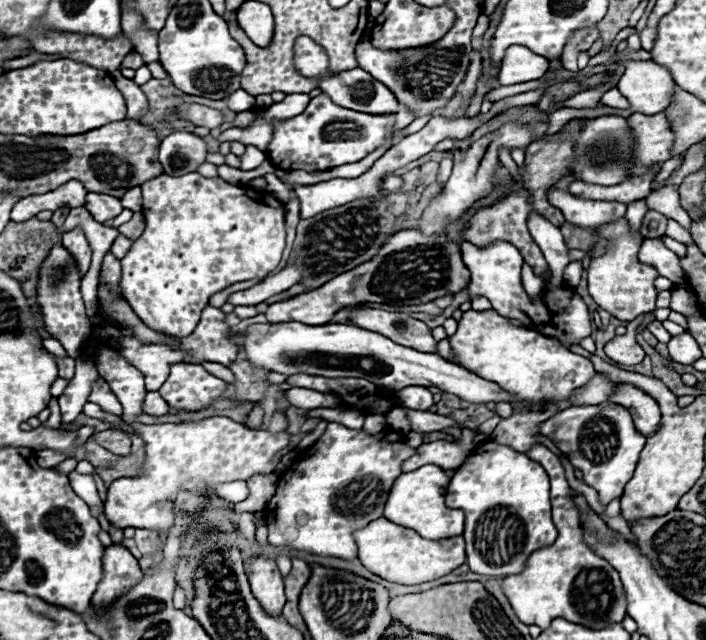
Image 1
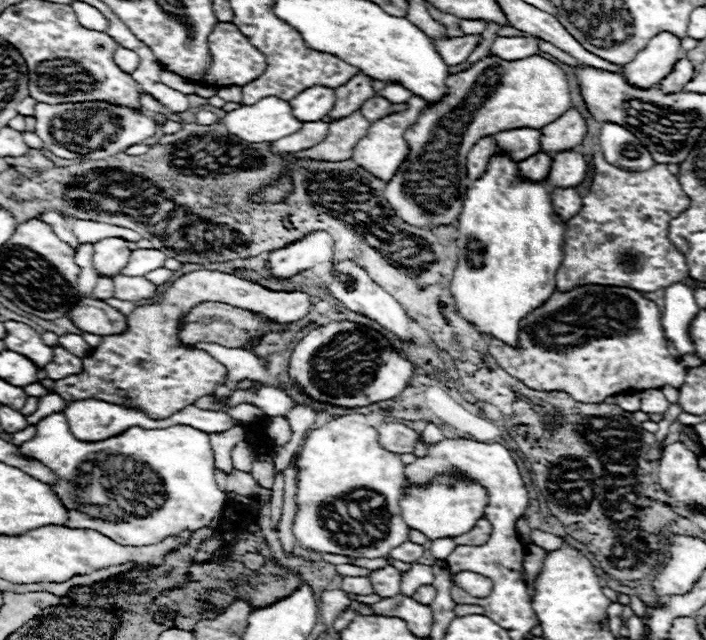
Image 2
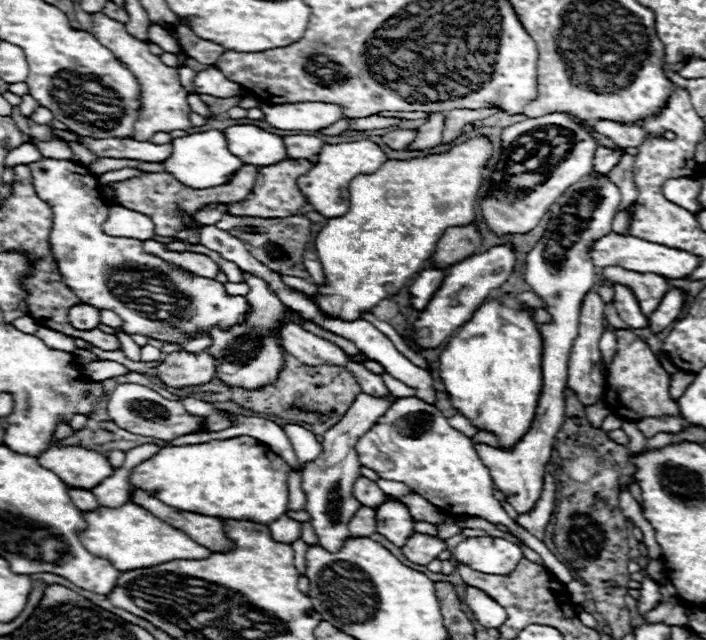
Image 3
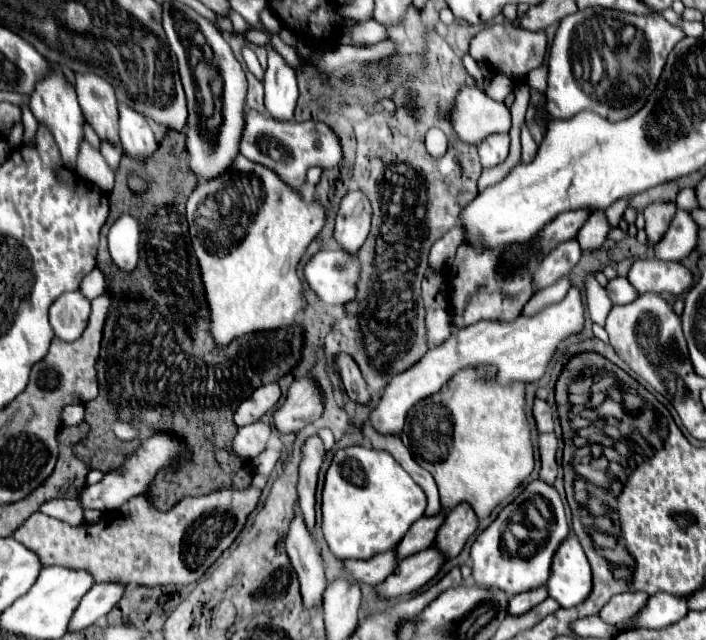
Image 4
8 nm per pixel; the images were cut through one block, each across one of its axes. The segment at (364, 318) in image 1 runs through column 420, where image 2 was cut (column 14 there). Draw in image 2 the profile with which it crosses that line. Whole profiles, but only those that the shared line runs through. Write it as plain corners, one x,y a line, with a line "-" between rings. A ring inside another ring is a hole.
6,322
6,348
12,352
20,352
28,356
38,368
44,368
48,362
52,362
52,348
44,344
42,336
28,324
20,322

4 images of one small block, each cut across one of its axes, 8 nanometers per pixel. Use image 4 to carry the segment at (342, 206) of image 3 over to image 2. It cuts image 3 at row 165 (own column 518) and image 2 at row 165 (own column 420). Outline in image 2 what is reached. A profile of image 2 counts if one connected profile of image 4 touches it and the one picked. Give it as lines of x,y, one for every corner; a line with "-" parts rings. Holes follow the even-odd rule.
412,96
412,100
408,102
408,110
398,112
398,114
390,114
390,116
384,116
380,120
376,120
372,124
372,128
368,130
368,134
364,138
360,138
358,144
354,146
352,160
356,164
360,164
368,174
388,182
396,174
396,168
400,168
400,164
408,156
408,144
404,140
404,132
406,132
408,126
412,126
418,120
418,116
420,116
420,112
424,108
426,108
426,100
420,98
420,96

